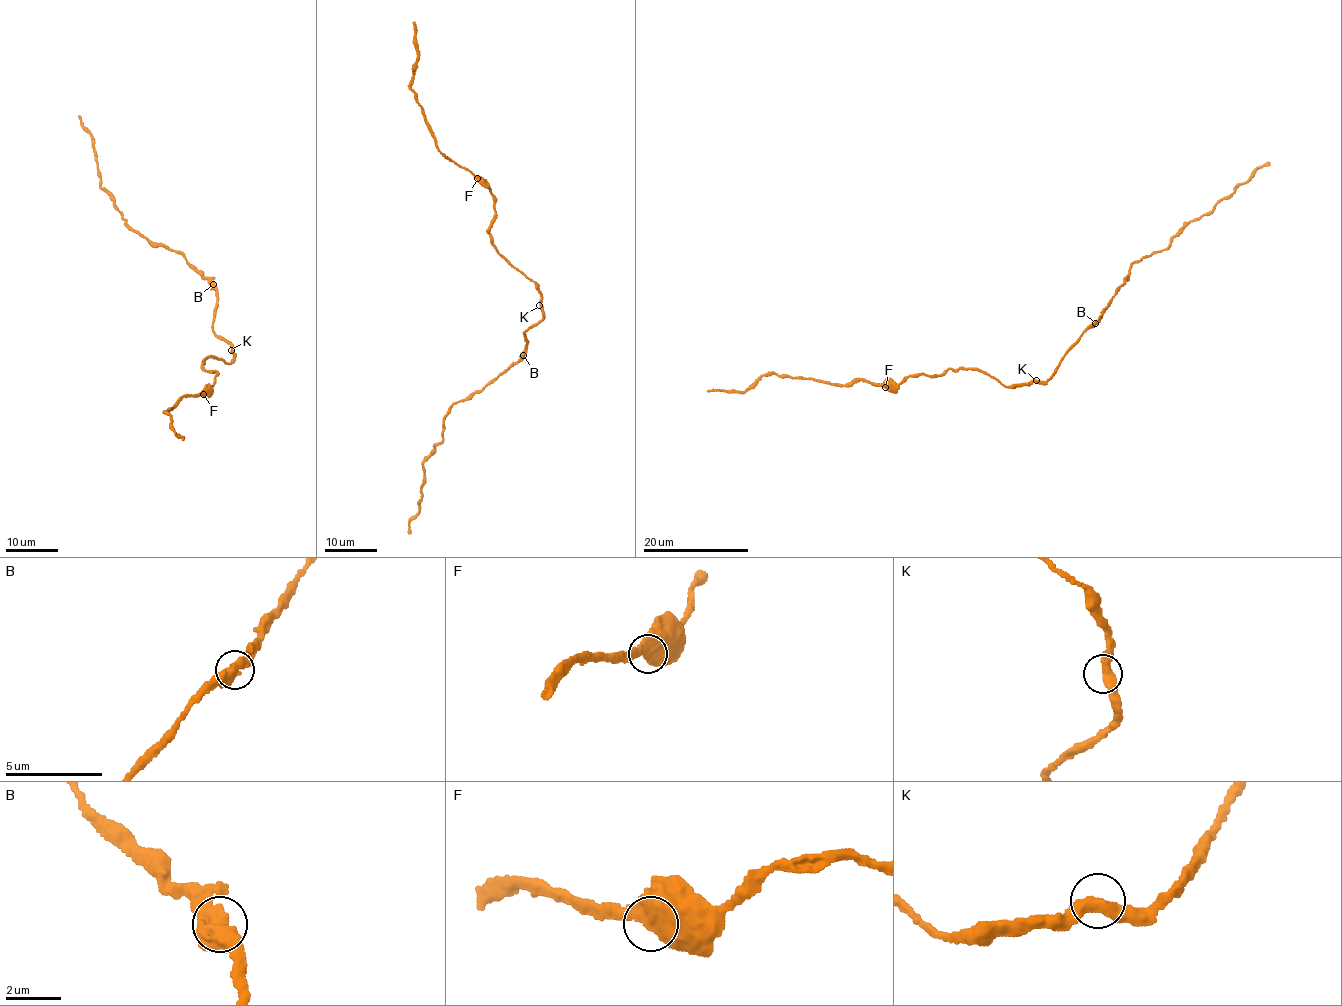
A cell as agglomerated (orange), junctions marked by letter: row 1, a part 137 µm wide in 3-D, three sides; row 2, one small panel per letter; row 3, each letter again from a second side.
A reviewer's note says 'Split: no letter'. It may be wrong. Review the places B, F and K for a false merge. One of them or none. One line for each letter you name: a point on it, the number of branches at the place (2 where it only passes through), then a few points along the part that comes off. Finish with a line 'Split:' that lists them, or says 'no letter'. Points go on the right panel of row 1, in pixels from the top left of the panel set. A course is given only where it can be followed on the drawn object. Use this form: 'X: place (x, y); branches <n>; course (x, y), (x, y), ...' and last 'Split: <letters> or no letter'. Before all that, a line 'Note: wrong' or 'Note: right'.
Note: right
Split: no letter

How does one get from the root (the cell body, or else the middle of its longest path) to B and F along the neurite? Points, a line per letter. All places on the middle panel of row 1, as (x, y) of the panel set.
B: (542, 305), (543, 319), (524, 332), (527, 342), (523, 355)
F: (542, 305), (538, 286), (504, 257), (492, 243), (488, 230), (495, 212), (494, 195), (477, 178)

